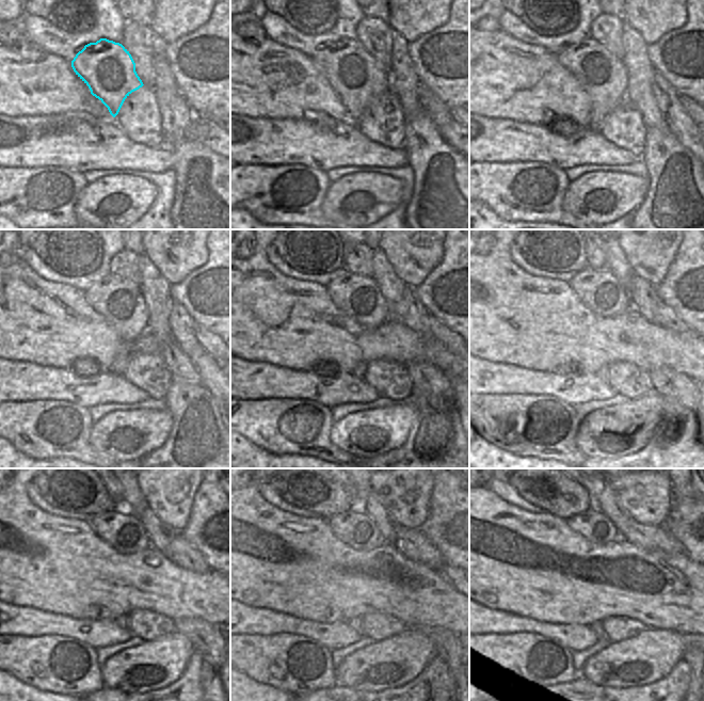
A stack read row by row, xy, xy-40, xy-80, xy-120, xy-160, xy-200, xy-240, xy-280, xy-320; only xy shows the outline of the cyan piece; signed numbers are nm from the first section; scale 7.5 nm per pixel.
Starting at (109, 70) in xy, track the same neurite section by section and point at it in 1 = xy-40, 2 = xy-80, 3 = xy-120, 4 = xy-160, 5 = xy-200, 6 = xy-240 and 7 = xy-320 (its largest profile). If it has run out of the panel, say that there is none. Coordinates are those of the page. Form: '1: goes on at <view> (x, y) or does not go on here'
1: goes on at xy-40 (355, 76)
2: goes on at xy-80 (603, 75)
3: goes on at xy-120 (120, 301)
4: goes on at xy-160 (357, 296)
5: goes on at xy-200 (600, 291)
6: goes on at xy-240 (122, 529)
7: goes on at xy-320 (593, 525)

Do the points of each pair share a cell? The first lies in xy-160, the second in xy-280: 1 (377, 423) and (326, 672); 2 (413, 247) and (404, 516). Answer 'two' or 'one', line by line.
1: two
2: one

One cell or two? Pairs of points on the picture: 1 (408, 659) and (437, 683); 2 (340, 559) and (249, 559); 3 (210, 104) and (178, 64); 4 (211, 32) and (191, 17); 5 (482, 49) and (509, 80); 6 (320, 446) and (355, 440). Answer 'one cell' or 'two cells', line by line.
1: two cells
2: one cell
3: one cell
4: two cells
5: one cell
6: two cells

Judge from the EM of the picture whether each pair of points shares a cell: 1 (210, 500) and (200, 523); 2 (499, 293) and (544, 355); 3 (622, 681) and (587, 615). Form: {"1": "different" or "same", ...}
{"1": "same", "2": "same", "3": "different"}

